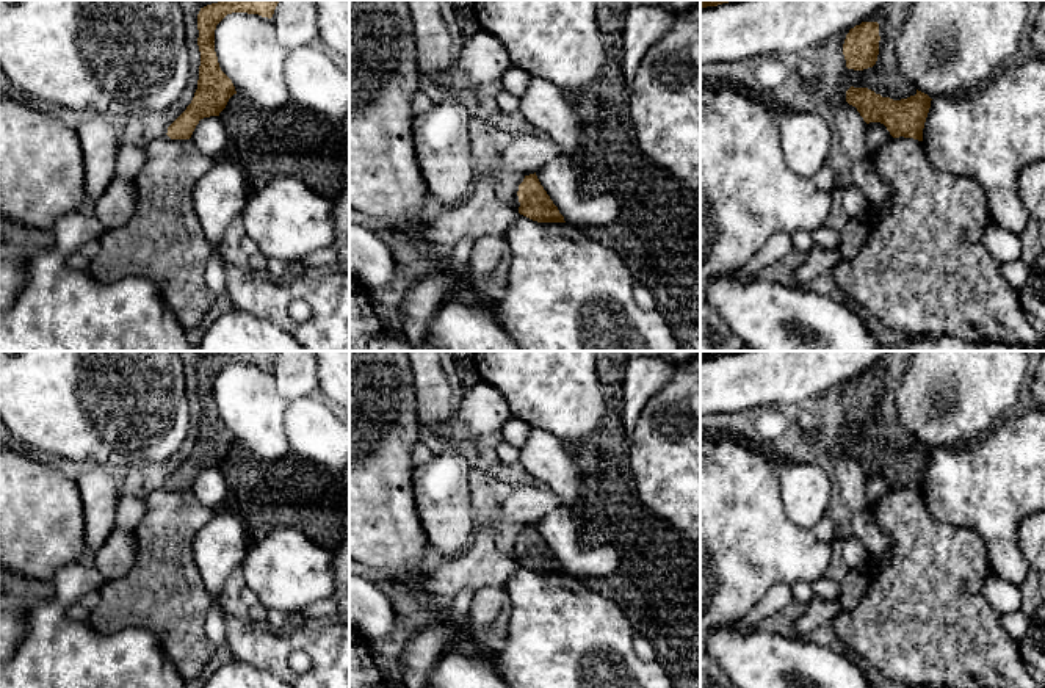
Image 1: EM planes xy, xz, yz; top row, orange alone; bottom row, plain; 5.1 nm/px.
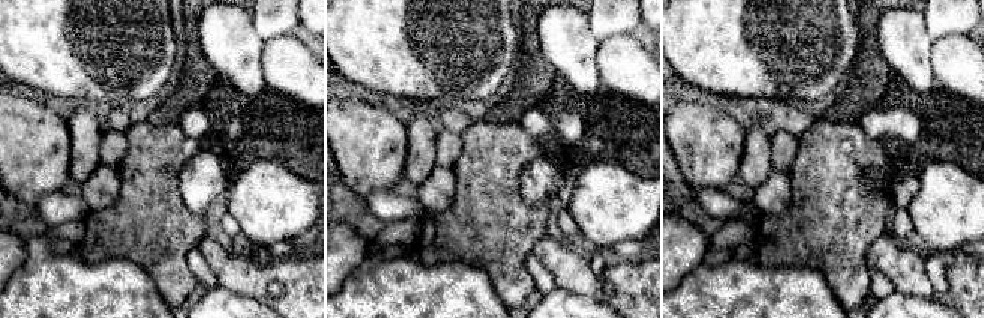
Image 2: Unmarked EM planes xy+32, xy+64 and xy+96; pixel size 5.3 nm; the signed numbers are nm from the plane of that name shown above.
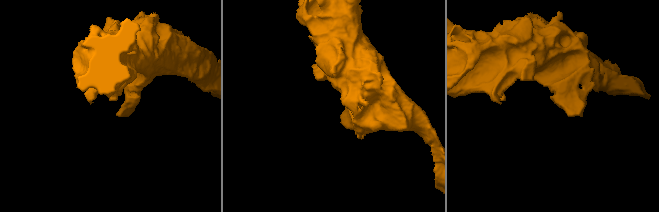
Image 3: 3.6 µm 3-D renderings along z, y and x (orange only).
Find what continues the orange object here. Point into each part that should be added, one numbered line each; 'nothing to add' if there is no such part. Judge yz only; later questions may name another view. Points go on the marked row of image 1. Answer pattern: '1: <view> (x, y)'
nothing to add

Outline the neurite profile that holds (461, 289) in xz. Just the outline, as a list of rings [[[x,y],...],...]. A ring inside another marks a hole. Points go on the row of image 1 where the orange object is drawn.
[[[465,273],[454,276],[451,287],[445,291],[443,299],[462,299],[472,306],[483,306],[495,315],[497,301],[492,299],[484,287],[473,287]]]

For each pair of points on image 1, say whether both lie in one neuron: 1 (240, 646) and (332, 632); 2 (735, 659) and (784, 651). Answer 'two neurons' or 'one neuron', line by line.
1: one neuron
2: one neuron

